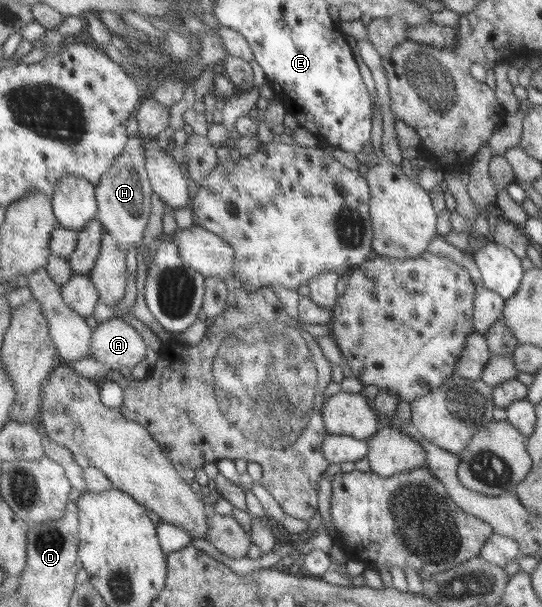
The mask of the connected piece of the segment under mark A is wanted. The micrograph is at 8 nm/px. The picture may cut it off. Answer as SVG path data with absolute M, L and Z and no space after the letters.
M114 316L98 324L94 332L92 332L89 355L102 362L106 366L107 372L110 370L121 370L122 366L132 369L132 366L136 366L138 362L144 360L146 344L144 344L142 336L130 324L126 324L124 319Z

